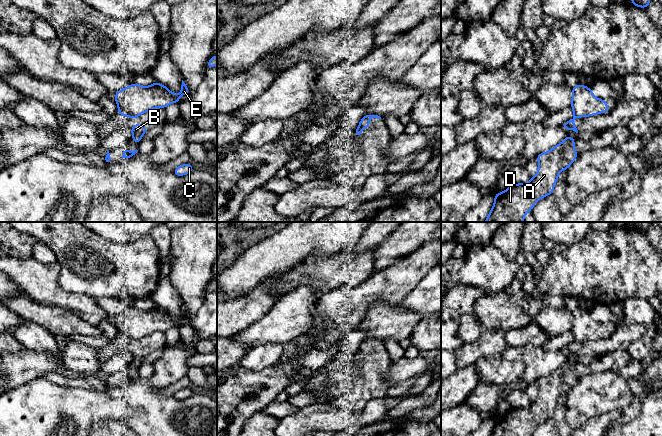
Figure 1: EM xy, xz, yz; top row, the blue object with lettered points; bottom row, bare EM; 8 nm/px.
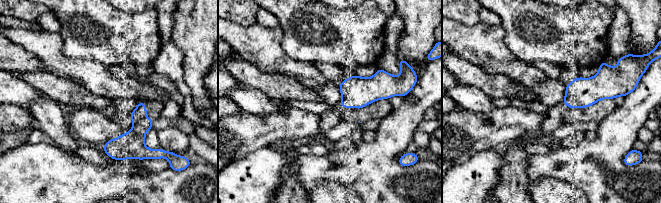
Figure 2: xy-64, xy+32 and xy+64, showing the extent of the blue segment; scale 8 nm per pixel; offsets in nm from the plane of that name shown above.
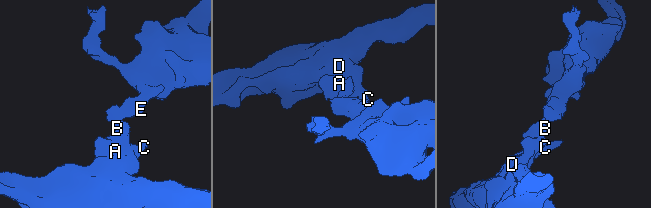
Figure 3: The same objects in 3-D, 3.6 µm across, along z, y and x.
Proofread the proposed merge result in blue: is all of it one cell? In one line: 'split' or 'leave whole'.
split

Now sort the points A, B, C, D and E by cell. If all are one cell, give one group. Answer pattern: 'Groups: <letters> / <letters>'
Groups: A B C D / E

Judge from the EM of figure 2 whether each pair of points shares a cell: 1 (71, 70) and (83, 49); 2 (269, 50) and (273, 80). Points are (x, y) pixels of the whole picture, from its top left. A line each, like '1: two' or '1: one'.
1: two
2: two

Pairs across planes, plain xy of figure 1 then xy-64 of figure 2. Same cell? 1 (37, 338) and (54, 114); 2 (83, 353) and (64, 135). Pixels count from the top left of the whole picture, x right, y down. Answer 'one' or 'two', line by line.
1: one
2: two

